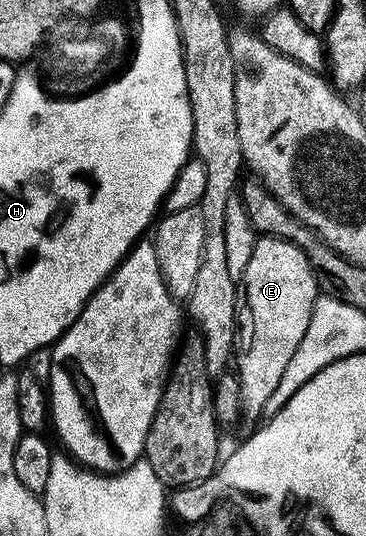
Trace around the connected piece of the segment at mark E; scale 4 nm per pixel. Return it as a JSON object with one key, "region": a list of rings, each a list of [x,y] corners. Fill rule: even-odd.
{"region":[[[258,237],[243,279],[243,305],[239,310],[241,339],[235,354],[235,373],[243,392],[241,413],[246,423],[256,423],[261,418],[263,404],[267,404],[267,399],[274,394],[283,372],[287,369],[287,363],[291,361],[291,356],[295,356],[295,348],[299,348],[303,340],[303,332],[307,332],[307,324],[311,324],[311,312],[317,297],[317,275],[314,274],[305,253],[282,238]]]}

